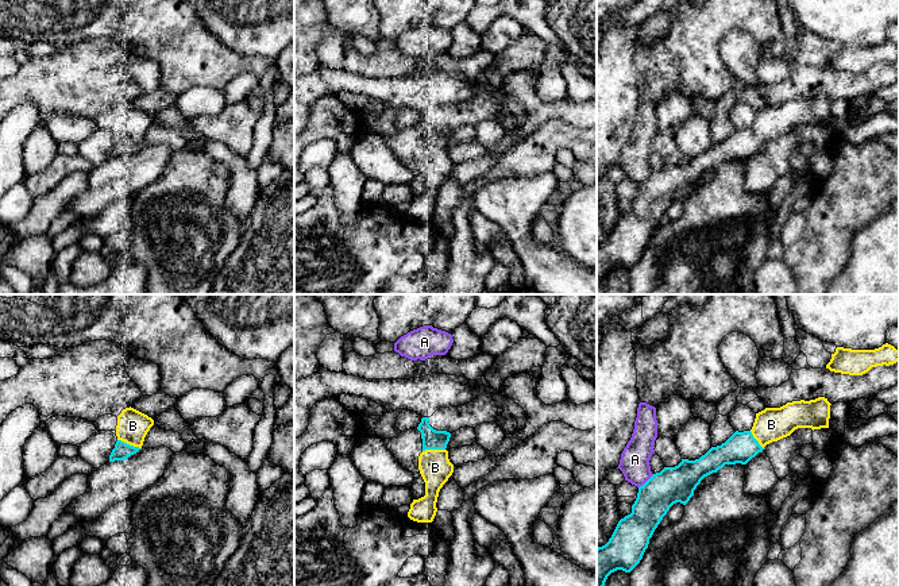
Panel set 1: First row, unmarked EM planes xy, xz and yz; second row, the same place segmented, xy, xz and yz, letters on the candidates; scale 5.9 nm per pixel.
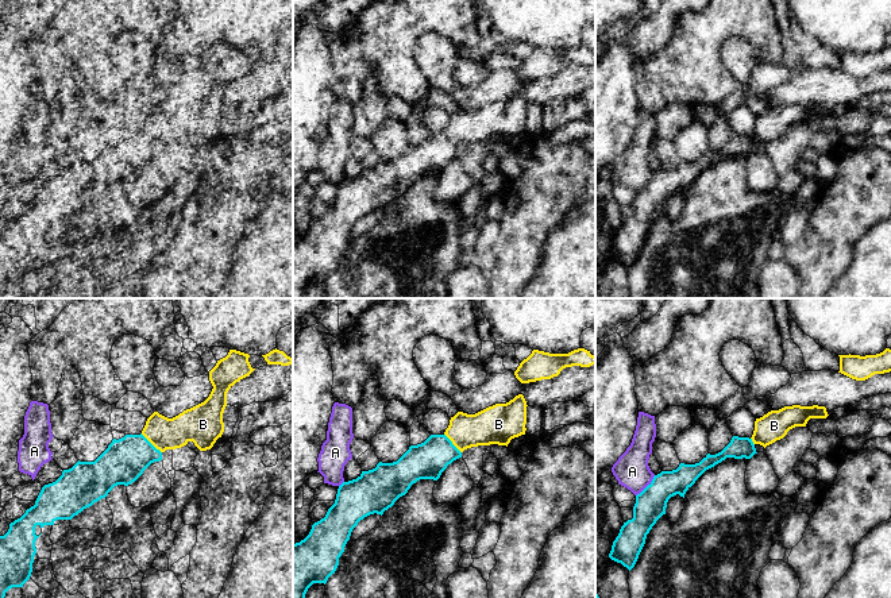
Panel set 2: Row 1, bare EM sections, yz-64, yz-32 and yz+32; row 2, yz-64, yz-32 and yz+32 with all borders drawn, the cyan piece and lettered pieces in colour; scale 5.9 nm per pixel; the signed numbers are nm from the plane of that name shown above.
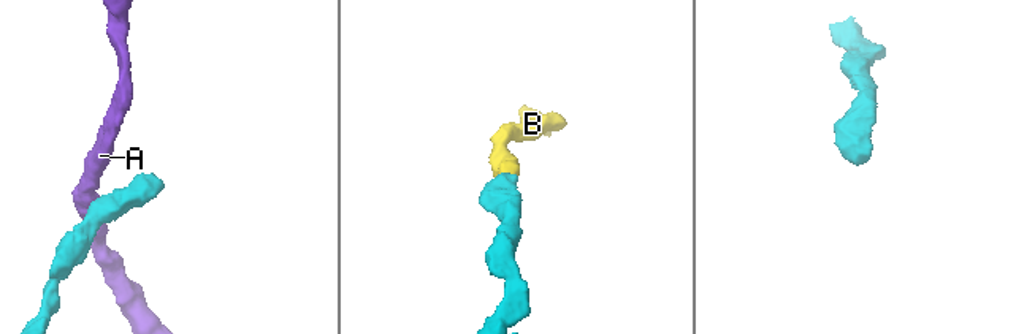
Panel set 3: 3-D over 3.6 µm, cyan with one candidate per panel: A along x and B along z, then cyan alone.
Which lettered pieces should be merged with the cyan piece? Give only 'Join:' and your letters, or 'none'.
Join: B

